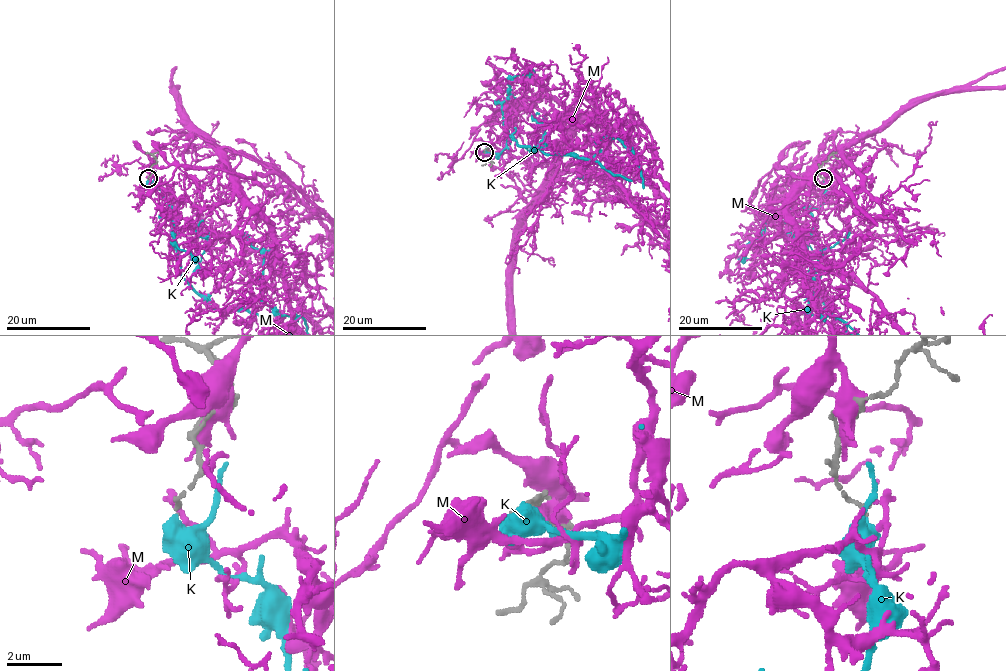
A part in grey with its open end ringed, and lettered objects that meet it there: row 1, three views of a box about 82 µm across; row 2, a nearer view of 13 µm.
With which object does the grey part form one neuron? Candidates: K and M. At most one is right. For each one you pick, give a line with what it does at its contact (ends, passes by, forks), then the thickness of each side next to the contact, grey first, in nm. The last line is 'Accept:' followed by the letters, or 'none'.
Accept: none

